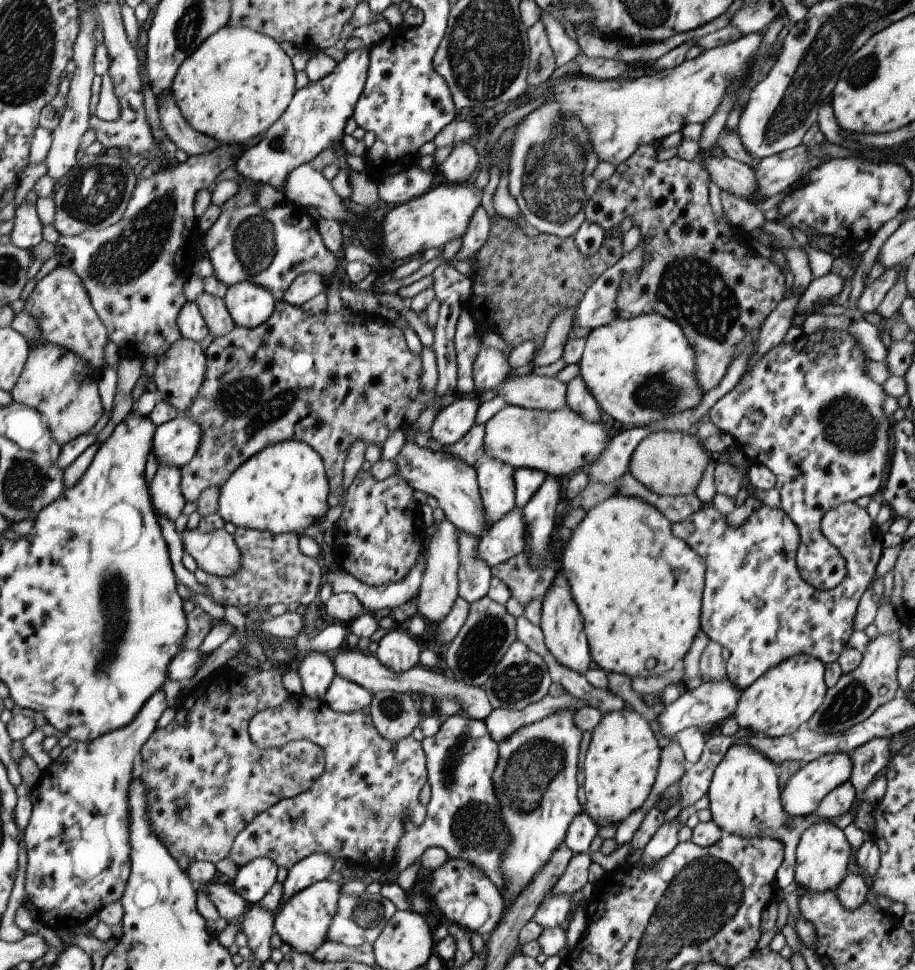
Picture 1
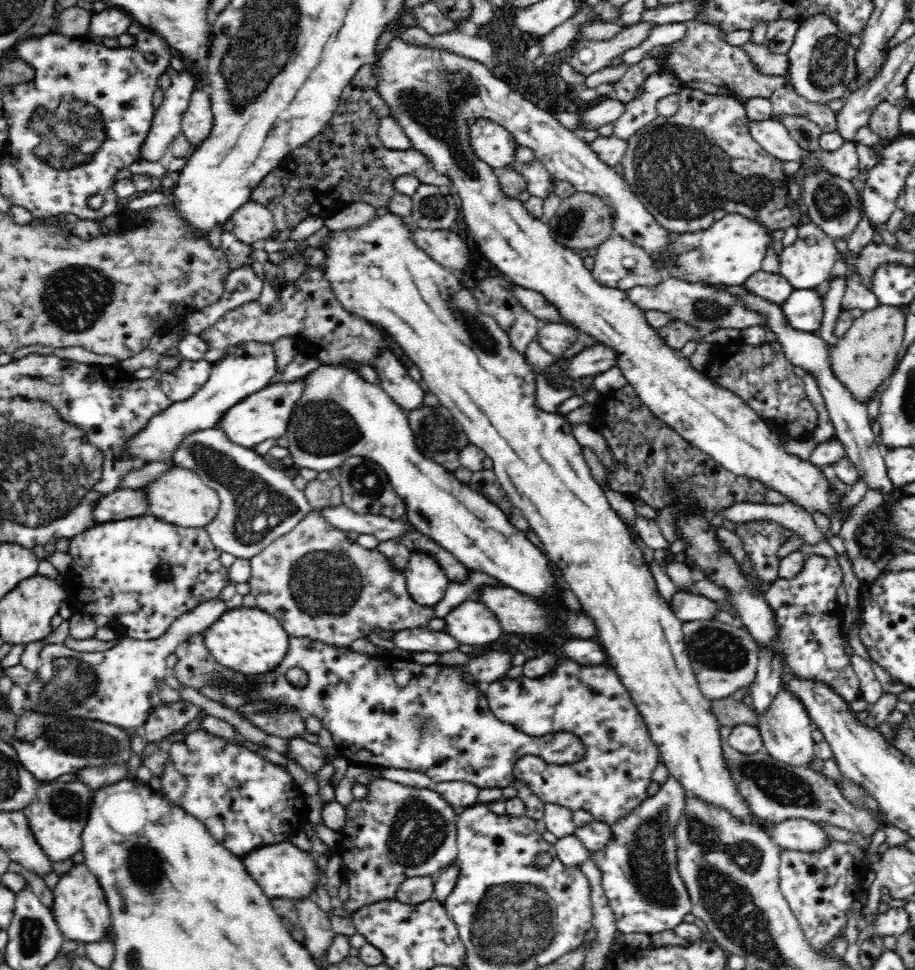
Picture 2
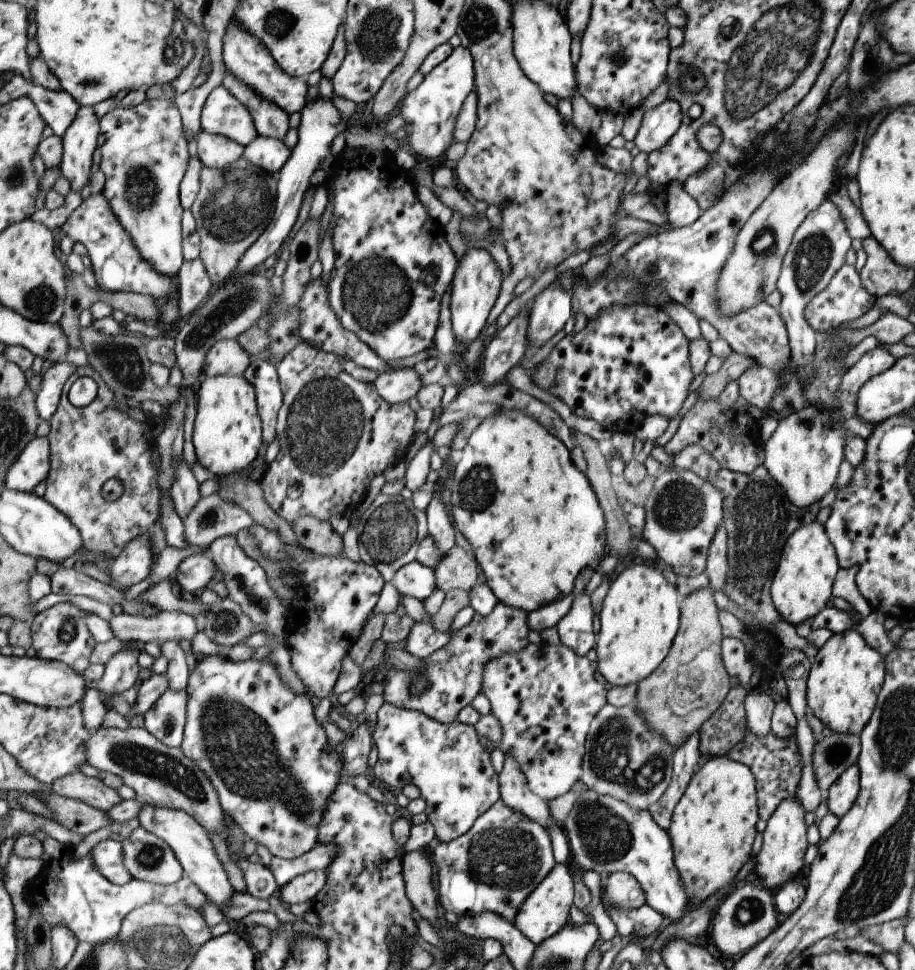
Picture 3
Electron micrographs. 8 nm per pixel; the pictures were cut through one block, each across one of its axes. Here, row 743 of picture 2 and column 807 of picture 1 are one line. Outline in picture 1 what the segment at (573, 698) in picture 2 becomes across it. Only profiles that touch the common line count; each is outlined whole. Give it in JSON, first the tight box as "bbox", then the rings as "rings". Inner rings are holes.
{"bbox":[671,502,883,690],"rings":[[[701,502],[701,508],[695,510],[687,520],[671,524],[671,534],[686,542],[705,566],[700,600],[700,629],[709,640],[719,643],[729,651],[725,664],[726,675],[737,690],[745,690],[761,674],[791,656],[806,654],[819,659],[823,664],[835,662],[854,631],[856,608],[863,592],[874,579],[883,533],[874,520],[869,518],[865,509],[855,503],[843,503],[827,510],[821,517],[820,531],[843,557],[846,568],[845,578],[829,590],[817,590],[799,576],[796,569],[799,531],[781,507],[768,508],[761,504],[741,525],[729,526],[724,522],[724,515],[715,509],[712,502]]]}

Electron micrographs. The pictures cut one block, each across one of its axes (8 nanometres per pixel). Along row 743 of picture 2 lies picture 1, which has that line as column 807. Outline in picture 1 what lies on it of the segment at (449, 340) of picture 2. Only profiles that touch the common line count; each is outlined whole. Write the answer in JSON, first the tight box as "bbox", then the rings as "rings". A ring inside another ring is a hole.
{"bbox":[732,654,828,738],"rings":[[[798,654],[761,674],[745,690],[740,691],[732,714],[739,729],[771,738],[794,733],[813,716],[823,702],[828,689],[823,683],[823,665],[819,659],[811,658],[811,655]]]}

